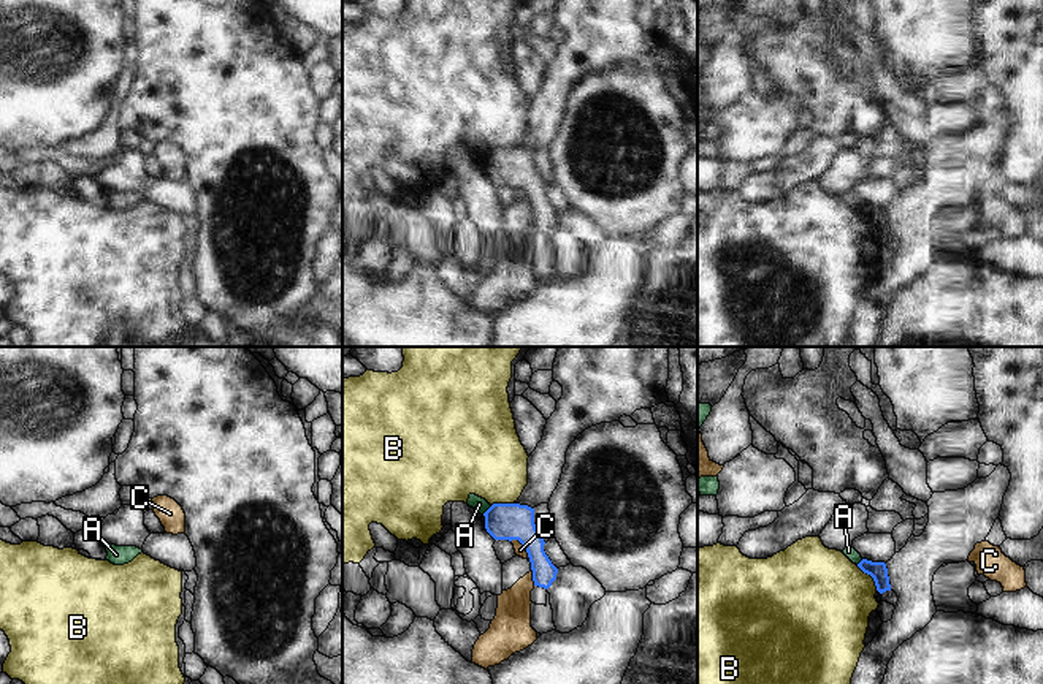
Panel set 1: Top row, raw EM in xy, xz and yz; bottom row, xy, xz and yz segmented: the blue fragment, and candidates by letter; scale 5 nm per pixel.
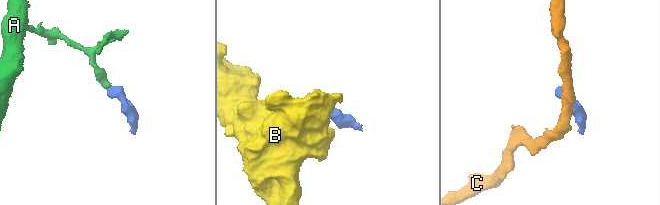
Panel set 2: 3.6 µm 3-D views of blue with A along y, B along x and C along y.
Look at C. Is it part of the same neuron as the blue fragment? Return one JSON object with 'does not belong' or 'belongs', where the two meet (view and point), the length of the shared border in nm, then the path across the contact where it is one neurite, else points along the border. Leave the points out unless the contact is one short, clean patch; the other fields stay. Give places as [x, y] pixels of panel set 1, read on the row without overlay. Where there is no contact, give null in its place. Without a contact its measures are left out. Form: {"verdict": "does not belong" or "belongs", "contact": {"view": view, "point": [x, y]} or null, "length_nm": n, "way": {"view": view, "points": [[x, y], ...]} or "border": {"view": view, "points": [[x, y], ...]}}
{"verdict": "does not belong", "contact": {"view": "xz", "point": [525, 192]}, "length_nm": 140, "border": {"view": "xz", "points": [[512, 184], [525, 193], [530, 205]]}}

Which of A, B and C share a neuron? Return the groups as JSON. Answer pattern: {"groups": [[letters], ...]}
{"groups": [["A"], ["B"], ["C"]]}

